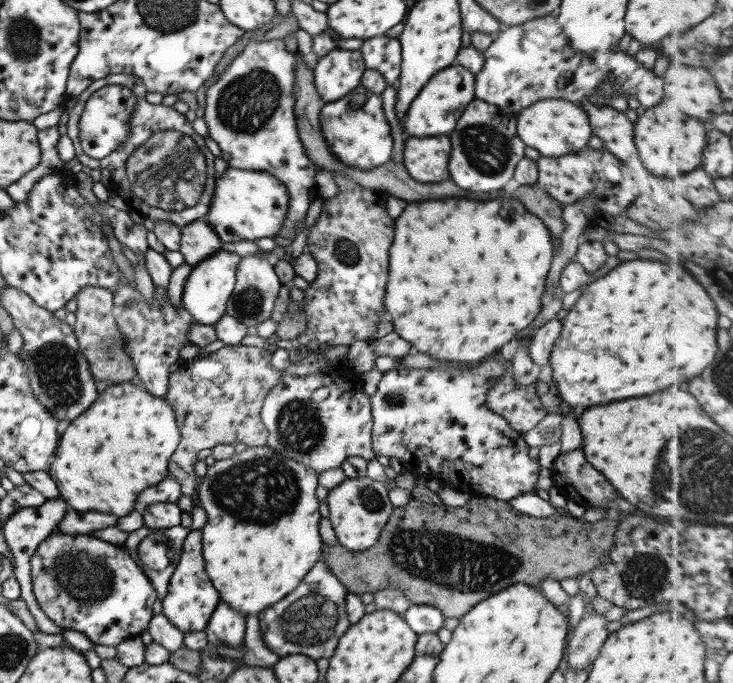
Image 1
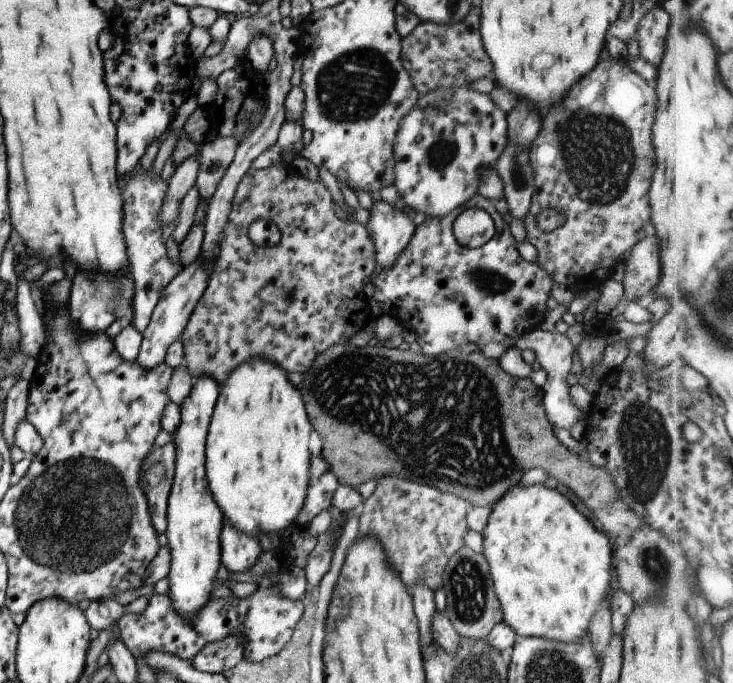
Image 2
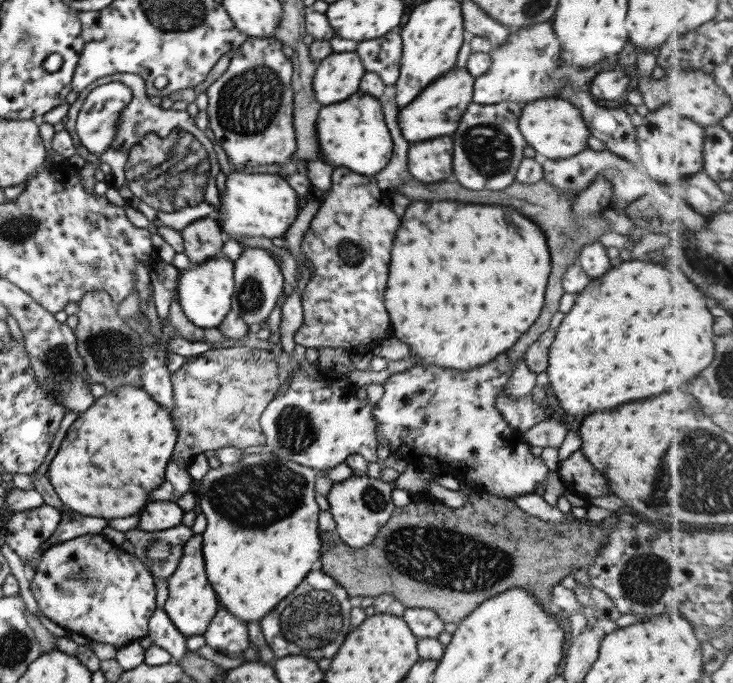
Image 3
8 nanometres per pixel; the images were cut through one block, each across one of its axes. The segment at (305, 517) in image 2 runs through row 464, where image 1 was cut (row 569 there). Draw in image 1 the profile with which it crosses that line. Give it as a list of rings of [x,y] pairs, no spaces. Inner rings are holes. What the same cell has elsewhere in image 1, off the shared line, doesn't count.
[[[323,560],[317,561],[305,574],[305,578],[289,594],[257,614],[262,641],[278,657],[289,654],[305,654],[313,660],[329,658],[333,654],[333,648],[335,648],[339,636],[350,625],[345,610],[346,593],[346,588],[328,572]]]

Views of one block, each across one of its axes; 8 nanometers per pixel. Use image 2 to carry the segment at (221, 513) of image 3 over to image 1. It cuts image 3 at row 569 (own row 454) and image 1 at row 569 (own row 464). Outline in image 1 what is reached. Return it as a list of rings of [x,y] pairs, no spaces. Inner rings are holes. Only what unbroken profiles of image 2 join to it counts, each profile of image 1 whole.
[[[266,444],[246,447],[229,458],[214,460],[197,486],[199,506],[206,512],[201,531],[201,550],[204,570],[217,590],[220,600],[237,612],[257,615],[269,608],[299,584],[310,568],[322,559],[322,541],[319,537],[319,511],[317,511],[317,472],[273,451]]]

